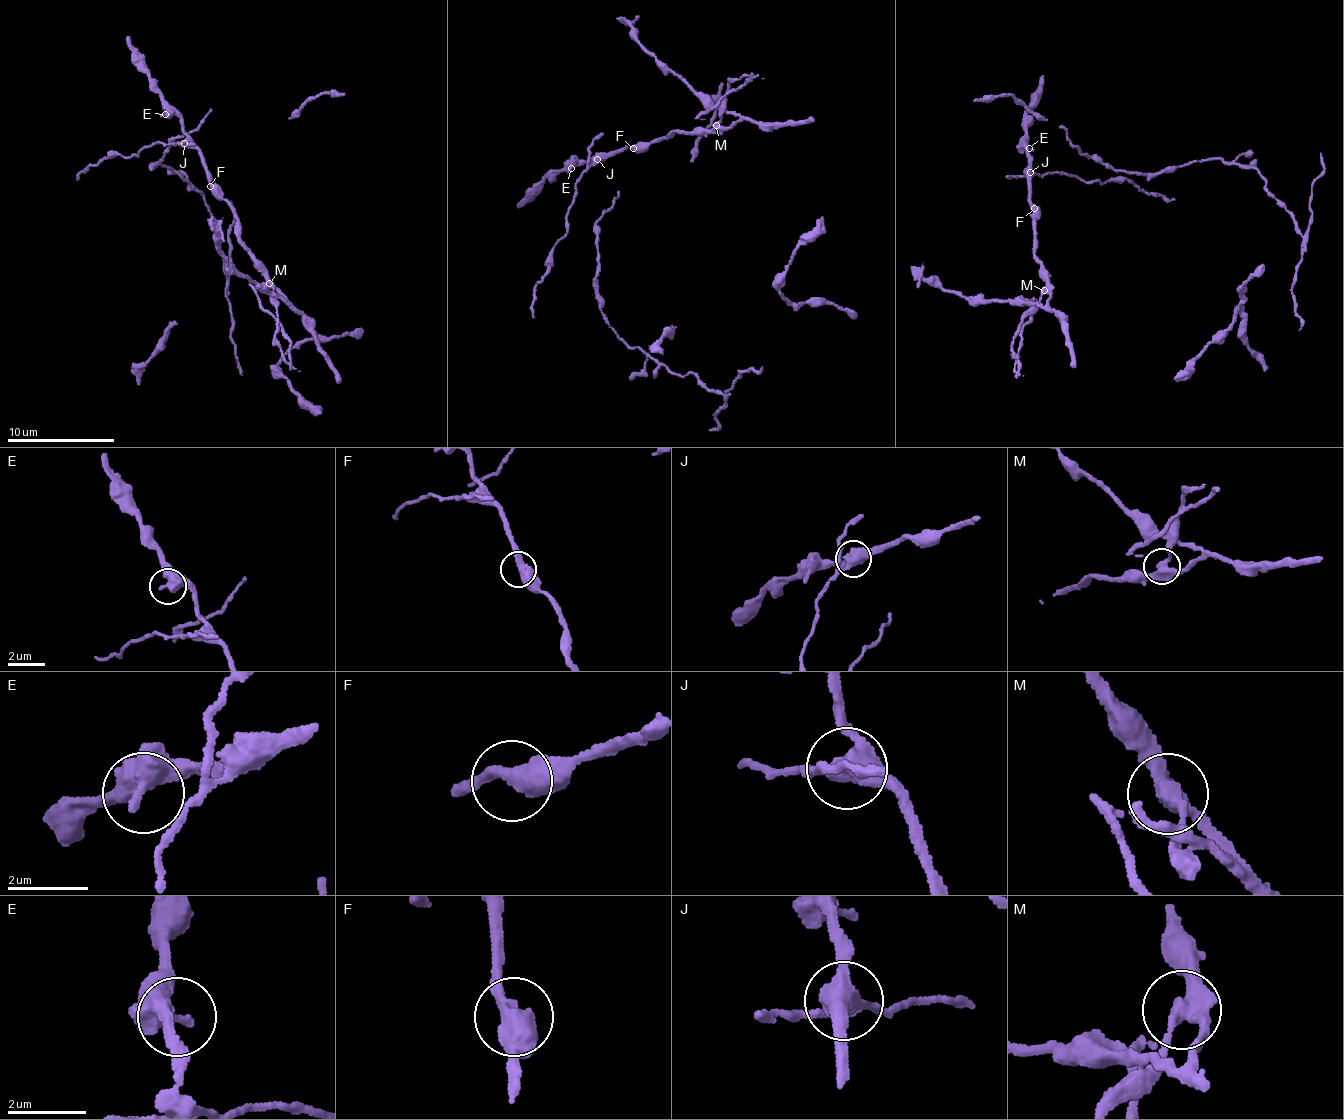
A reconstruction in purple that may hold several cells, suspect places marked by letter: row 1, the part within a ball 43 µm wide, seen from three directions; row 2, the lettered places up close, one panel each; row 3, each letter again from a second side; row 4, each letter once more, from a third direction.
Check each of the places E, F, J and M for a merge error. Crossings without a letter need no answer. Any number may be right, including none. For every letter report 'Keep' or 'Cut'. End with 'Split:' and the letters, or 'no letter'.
E: Keep
F: Keep
J: Cut
M: Cut
Split: J, M

